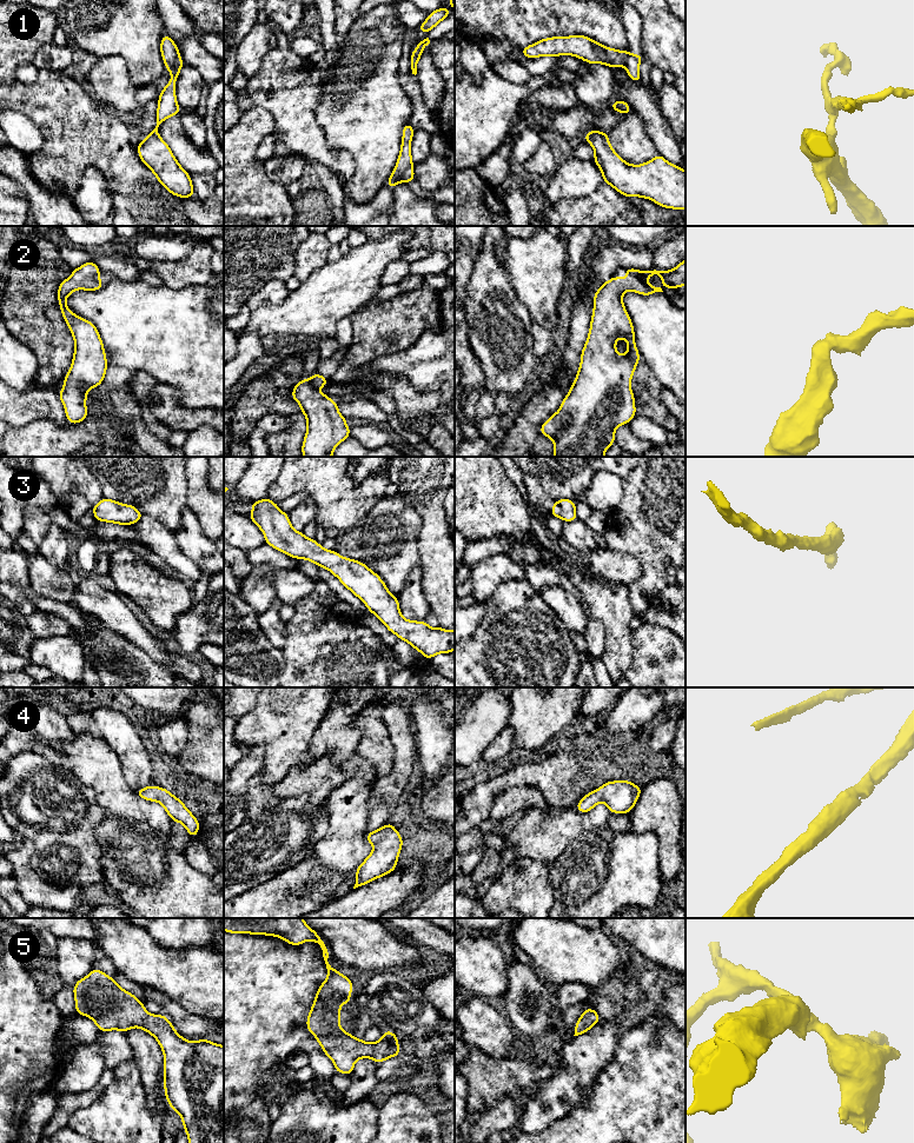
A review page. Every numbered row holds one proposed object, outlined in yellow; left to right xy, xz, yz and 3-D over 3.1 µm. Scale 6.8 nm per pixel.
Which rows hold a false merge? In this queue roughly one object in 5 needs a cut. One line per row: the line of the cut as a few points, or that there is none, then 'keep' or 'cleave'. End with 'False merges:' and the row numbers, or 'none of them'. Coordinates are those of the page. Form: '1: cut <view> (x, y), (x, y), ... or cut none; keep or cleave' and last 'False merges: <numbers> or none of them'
1: cut xz (411, 166), (403, 173), (399, 180); cleave
2: cut none; keep
3: cut none; keep
4: cut none; keep
5: cut none; keep
False merges: 1

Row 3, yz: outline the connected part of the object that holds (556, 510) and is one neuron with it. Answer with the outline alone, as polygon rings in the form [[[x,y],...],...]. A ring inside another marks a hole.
[[[567,498],[555,501],[551,507],[551,516],[558,517],[564,521],[574,521],[578,519],[576,514],[576,503]]]

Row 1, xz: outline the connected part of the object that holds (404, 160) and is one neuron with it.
[[[408,122],[403,127],[403,137],[402,137],[402,145],[400,145],[400,153],[397,158],[397,164],[388,180],[388,186],[393,188],[397,184],[400,182],[400,178],[403,173],[413,166],[412,157],[411,157],[411,140],[413,137],[415,129]]]

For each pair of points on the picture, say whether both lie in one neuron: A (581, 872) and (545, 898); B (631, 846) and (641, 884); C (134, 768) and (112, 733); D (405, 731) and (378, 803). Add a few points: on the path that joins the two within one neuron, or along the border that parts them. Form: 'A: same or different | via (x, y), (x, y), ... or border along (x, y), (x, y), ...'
A: different | border along (554, 865), (552, 905)
B: same | via (631, 856), (631, 875)
C: same | via (134, 759), (132, 753), (120, 742)
D: same | via (404, 749), (403, 768), (392, 785)

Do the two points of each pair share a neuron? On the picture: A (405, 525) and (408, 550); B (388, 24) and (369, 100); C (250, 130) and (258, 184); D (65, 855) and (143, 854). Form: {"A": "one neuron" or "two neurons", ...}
{"A": "one neuron", "B": "one neuron", "C": "one neuron", "D": "two neurons"}

